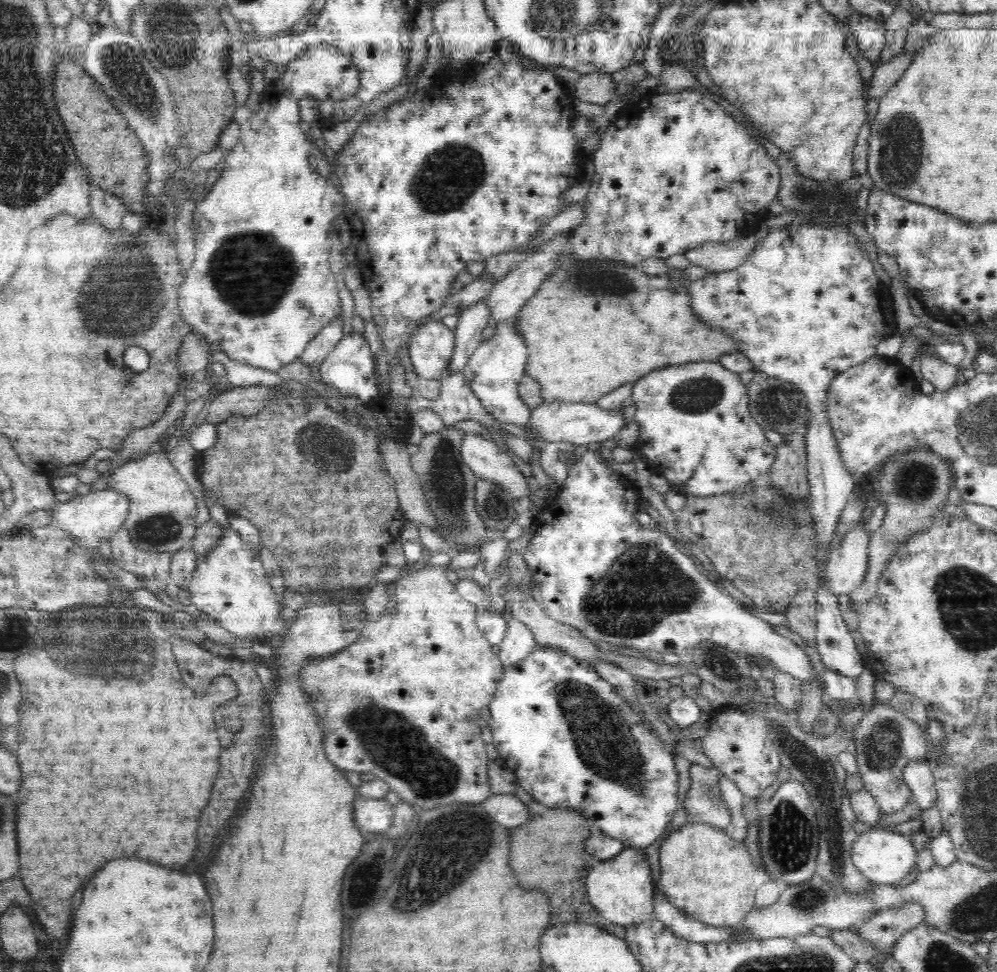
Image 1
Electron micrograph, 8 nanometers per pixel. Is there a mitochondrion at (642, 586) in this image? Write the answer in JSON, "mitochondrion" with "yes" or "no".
{"mitochondrion":"yes"}

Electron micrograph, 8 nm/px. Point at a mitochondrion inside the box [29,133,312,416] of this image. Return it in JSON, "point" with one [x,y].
{"point":[127,301]}

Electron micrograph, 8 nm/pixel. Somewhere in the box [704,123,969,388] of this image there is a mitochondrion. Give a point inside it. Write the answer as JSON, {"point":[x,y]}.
{"point":[812,201]}

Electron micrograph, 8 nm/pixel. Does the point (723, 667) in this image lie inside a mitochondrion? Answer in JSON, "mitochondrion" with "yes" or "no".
{"mitochondrion":"yes"}

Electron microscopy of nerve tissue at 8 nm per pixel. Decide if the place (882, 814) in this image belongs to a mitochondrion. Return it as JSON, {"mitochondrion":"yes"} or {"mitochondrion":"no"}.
{"mitochondrion":"no"}

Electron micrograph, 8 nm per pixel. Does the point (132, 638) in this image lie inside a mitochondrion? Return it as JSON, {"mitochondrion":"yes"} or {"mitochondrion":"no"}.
{"mitochondrion":"yes"}

